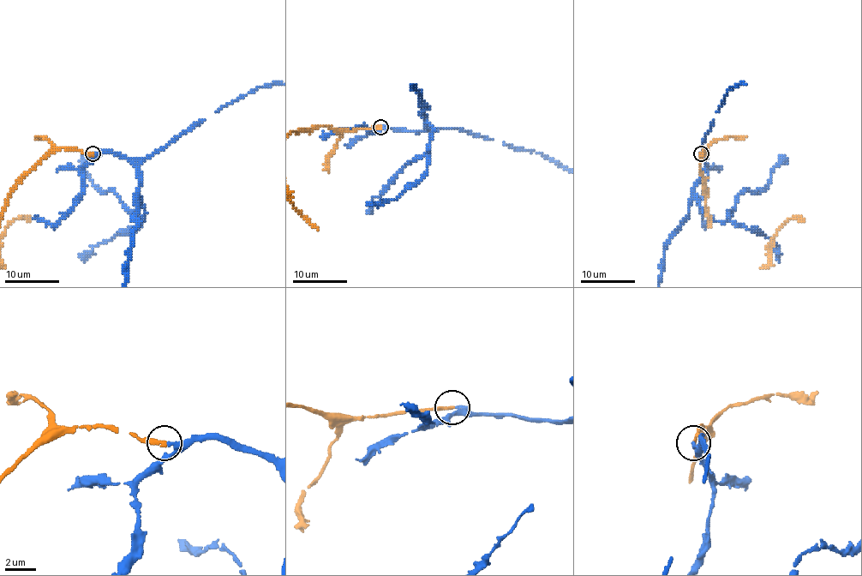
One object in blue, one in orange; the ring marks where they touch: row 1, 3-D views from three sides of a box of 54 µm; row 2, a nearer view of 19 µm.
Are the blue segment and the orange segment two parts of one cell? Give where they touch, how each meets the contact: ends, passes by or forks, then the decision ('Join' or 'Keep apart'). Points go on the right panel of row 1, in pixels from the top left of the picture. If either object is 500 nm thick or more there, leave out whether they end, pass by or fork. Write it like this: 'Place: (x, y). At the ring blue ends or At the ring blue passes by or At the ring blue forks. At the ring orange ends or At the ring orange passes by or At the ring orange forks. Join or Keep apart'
Place: (701, 153). At the ring blue passes by. At the ring orange ends. Join

